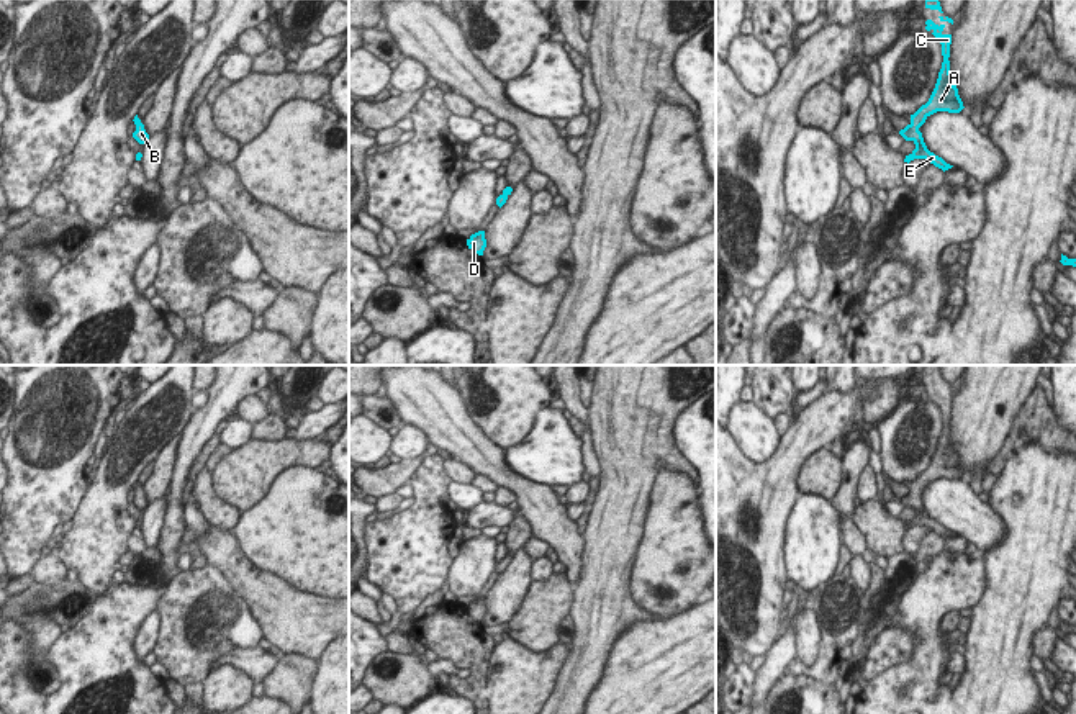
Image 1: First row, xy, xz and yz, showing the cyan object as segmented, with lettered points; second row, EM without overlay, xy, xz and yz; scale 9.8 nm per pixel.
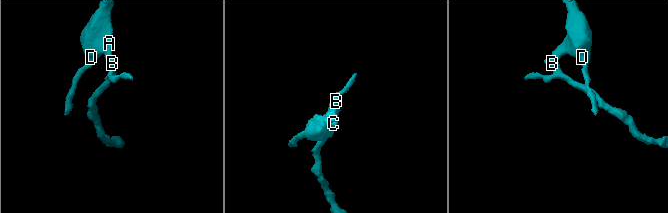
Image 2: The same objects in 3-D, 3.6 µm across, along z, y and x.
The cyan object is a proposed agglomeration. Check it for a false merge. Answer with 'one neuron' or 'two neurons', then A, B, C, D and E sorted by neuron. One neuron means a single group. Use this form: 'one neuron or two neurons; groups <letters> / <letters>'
one neuron; groups A B C D E

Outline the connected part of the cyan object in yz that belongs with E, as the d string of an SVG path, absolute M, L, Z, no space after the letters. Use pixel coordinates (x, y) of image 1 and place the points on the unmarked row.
M938 383L942 391L935 391L932 386L925 388L925 396L934 398L932 401L940 408L942 411L942 436L938 439L938 445L935 450L935 455L925 472L922 472L914 481L911 481L911 490L899 498L899 501L906 508L912 508L916 511L916 516L906 522L904 529L911 529L914 526L925 526L935 534L942 536L943 539L952 536L953 532L947 531L942 524L935 522L930 519L924 509L922 499L919 495L925 490L925 486L937 480L937 478L948 478L948 480L960 480L965 473L963 468L958 462L956 452L952 449L952 441L950 441L950 411L952 411L952 401L943 401L945 388L953 391L953 386L948 383Z

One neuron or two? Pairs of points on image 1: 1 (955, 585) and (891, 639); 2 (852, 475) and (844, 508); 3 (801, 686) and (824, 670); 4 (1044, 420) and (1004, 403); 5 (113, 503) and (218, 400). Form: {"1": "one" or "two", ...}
{"1": "two", "2": "one", "3": "two", "4": "two", "5": "two"}

